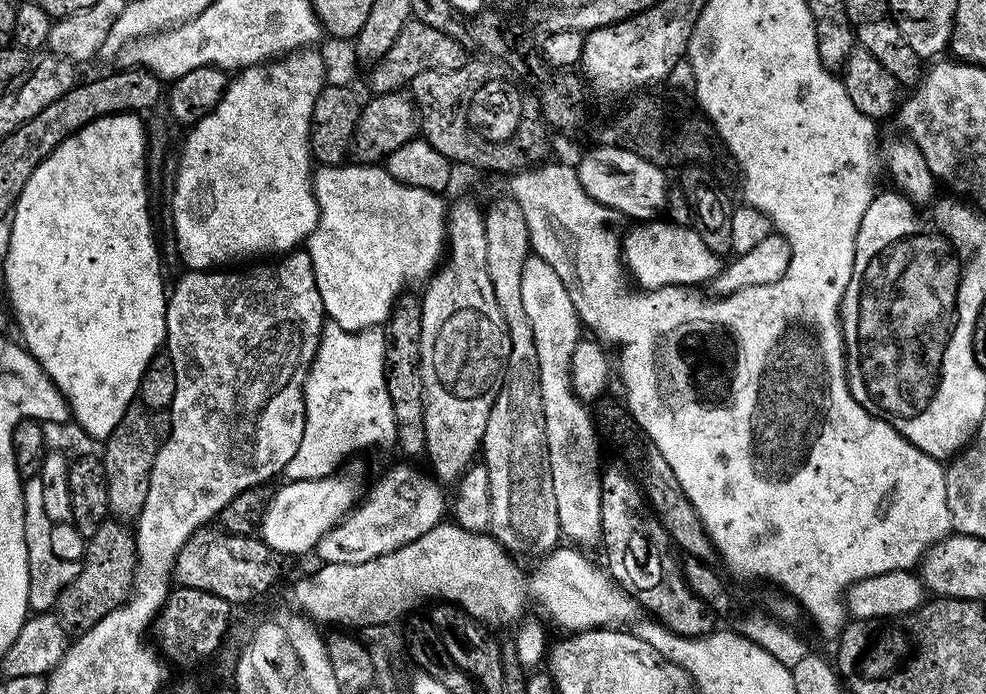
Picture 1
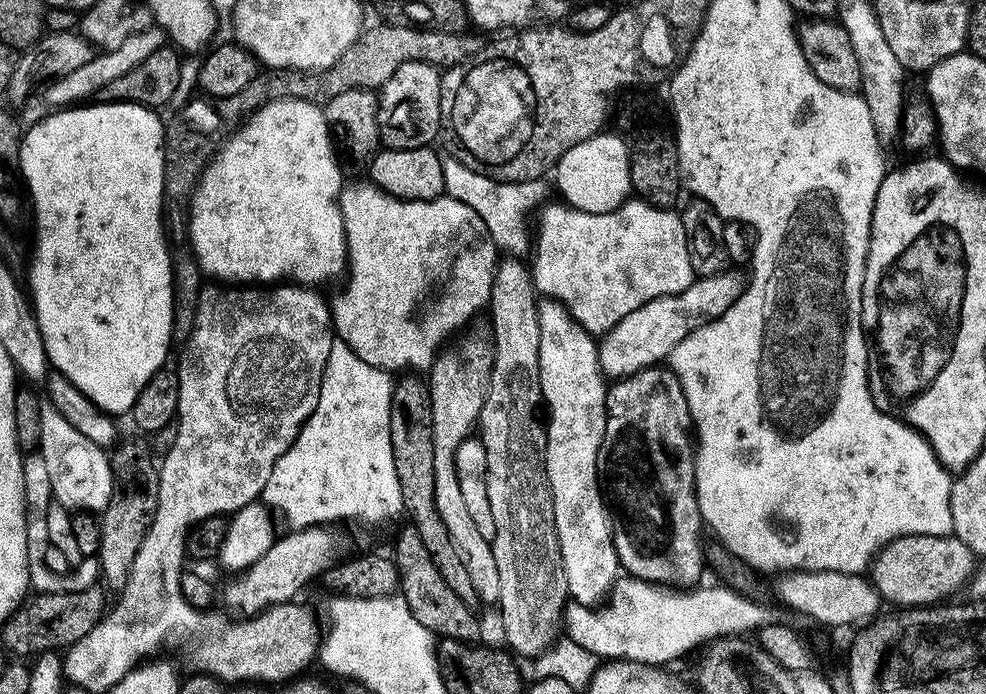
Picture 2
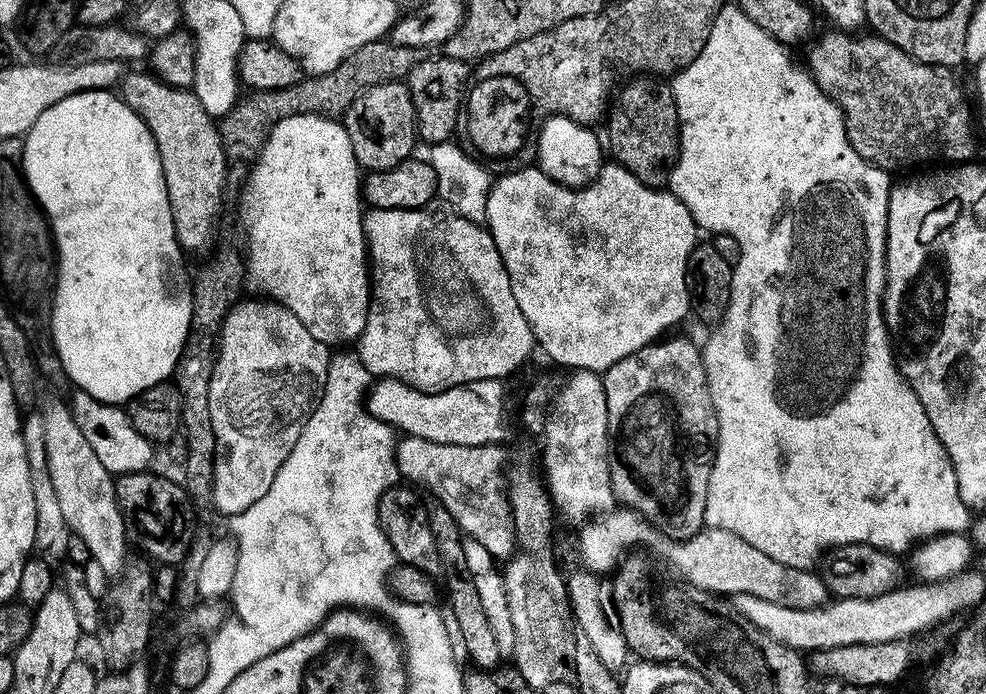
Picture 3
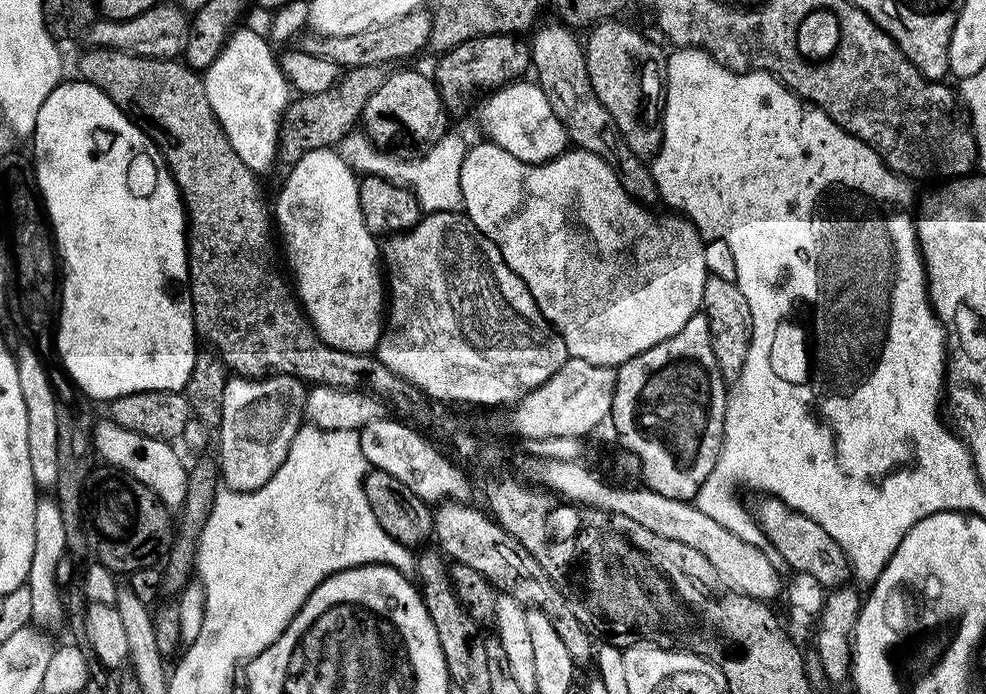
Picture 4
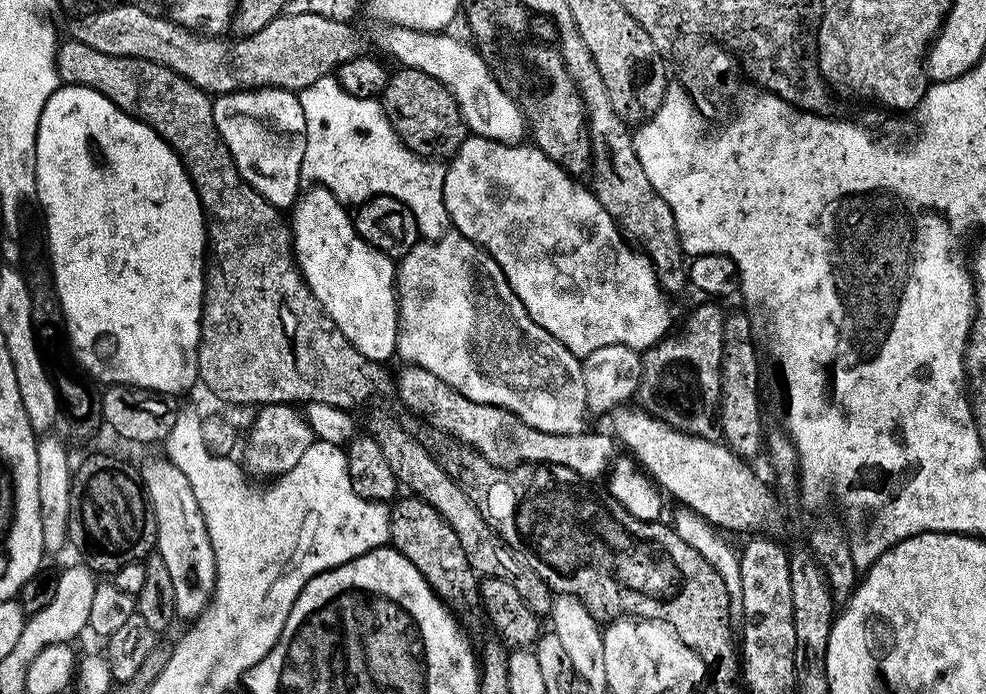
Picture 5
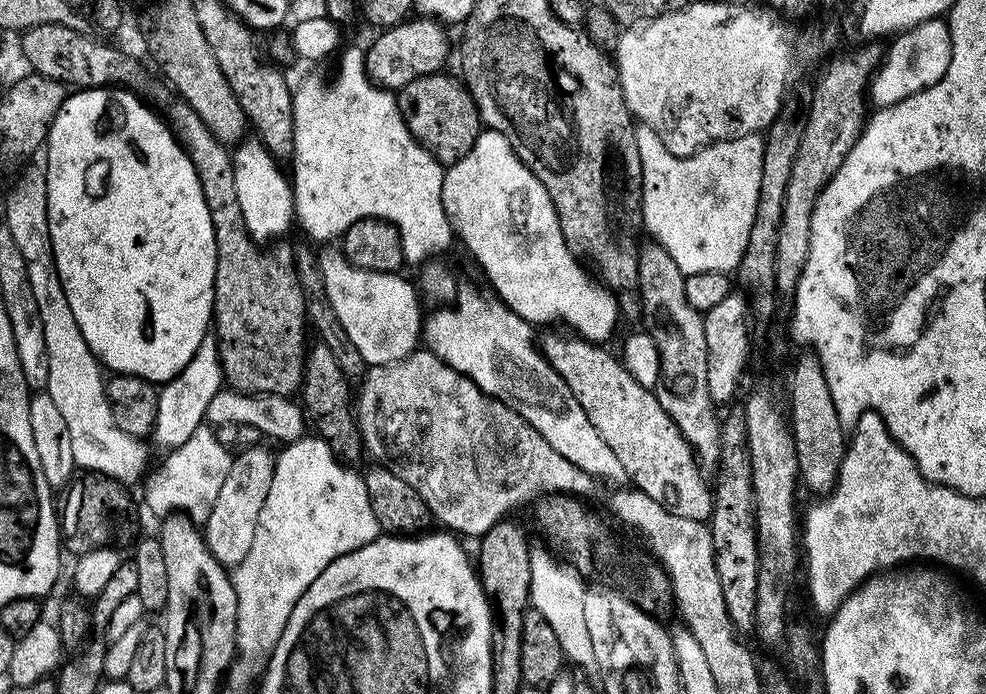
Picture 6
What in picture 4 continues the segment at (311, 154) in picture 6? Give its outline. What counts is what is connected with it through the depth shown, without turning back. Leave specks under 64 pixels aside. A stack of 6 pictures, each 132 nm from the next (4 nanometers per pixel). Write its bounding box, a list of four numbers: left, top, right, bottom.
[338,130,466,213]

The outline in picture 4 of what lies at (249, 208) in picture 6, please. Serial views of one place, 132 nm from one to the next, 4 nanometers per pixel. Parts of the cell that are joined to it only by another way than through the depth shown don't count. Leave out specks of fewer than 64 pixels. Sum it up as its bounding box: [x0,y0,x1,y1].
[203,26,290,174]

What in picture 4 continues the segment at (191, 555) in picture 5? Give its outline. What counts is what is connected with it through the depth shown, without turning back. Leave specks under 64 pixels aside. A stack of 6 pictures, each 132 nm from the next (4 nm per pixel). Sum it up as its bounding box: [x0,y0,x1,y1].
[94,418,189,510]

